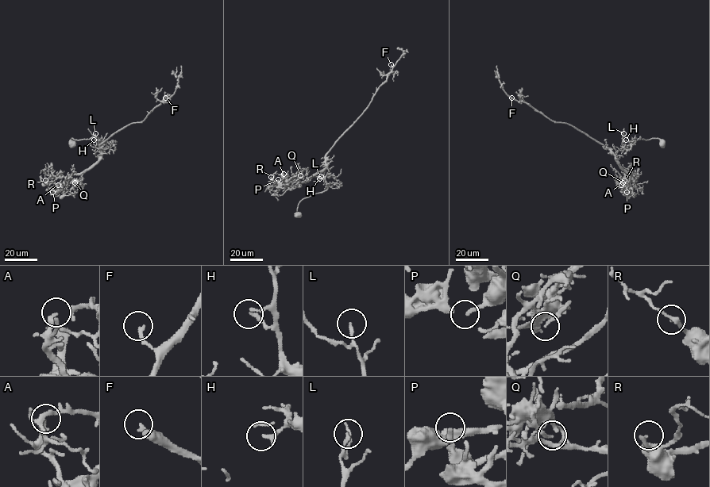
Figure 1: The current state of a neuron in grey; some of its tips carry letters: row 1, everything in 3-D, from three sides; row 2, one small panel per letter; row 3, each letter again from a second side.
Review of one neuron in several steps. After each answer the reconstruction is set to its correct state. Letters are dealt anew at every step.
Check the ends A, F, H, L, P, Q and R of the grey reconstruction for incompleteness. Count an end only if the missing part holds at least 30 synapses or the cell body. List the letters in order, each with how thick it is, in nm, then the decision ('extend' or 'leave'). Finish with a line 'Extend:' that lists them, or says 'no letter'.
A: 200 nm | extend
F: 190 nm | leave
H: 190 nm | leave
L: 150 nm | leave
P: 190 nm | leave
Q: 150 nm | leave
R: 150 nm | leave
Extend: A

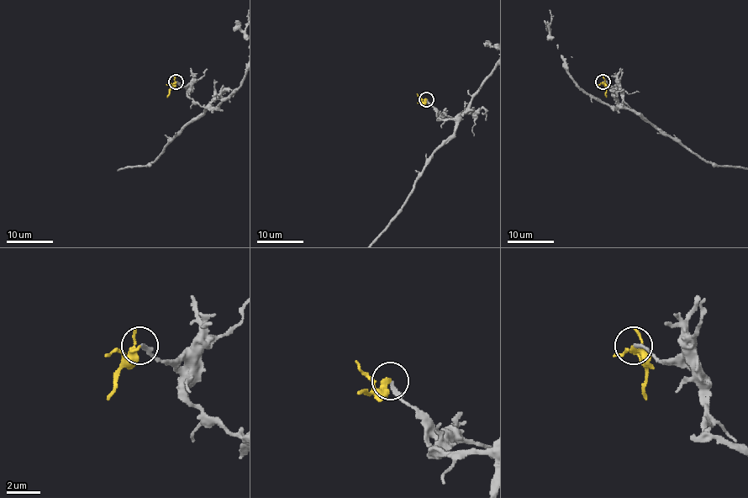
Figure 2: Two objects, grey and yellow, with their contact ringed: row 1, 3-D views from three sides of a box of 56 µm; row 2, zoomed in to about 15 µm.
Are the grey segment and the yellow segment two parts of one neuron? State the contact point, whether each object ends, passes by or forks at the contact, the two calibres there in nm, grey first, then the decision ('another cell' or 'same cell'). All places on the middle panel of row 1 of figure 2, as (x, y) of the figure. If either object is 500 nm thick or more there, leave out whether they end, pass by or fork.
at (426, 99); grey ends there; yellow passes by; 200 nm thick on the grey side, 220 nm on the other; another cell

